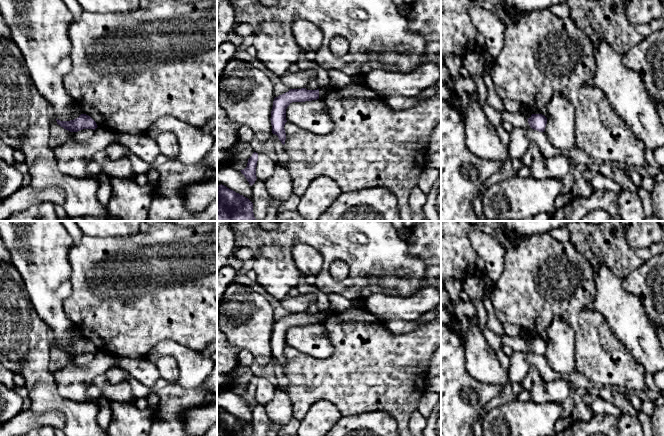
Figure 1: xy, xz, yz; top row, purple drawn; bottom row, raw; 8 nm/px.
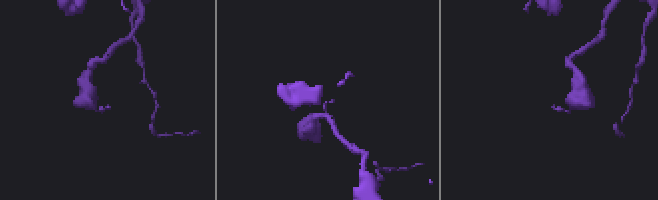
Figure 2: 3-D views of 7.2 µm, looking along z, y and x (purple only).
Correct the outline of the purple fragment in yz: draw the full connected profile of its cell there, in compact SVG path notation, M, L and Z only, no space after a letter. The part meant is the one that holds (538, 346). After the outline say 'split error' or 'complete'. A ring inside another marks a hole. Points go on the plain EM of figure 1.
M532 338L531 341L528 342L528 347L532 353L544 356L547 348L547 342L542 338Z; complete

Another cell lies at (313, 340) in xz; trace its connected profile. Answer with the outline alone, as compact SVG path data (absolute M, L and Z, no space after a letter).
M322 323L290 327L286 344L316 359L327 359L333 354L333 346Z

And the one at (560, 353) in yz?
M560 317L547 328L545 358L549 366L560 375L575 371L575 333Z

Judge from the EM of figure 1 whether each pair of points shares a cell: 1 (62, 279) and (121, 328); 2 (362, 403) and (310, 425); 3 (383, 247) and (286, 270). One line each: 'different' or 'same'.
1: different
2: different
3: same

